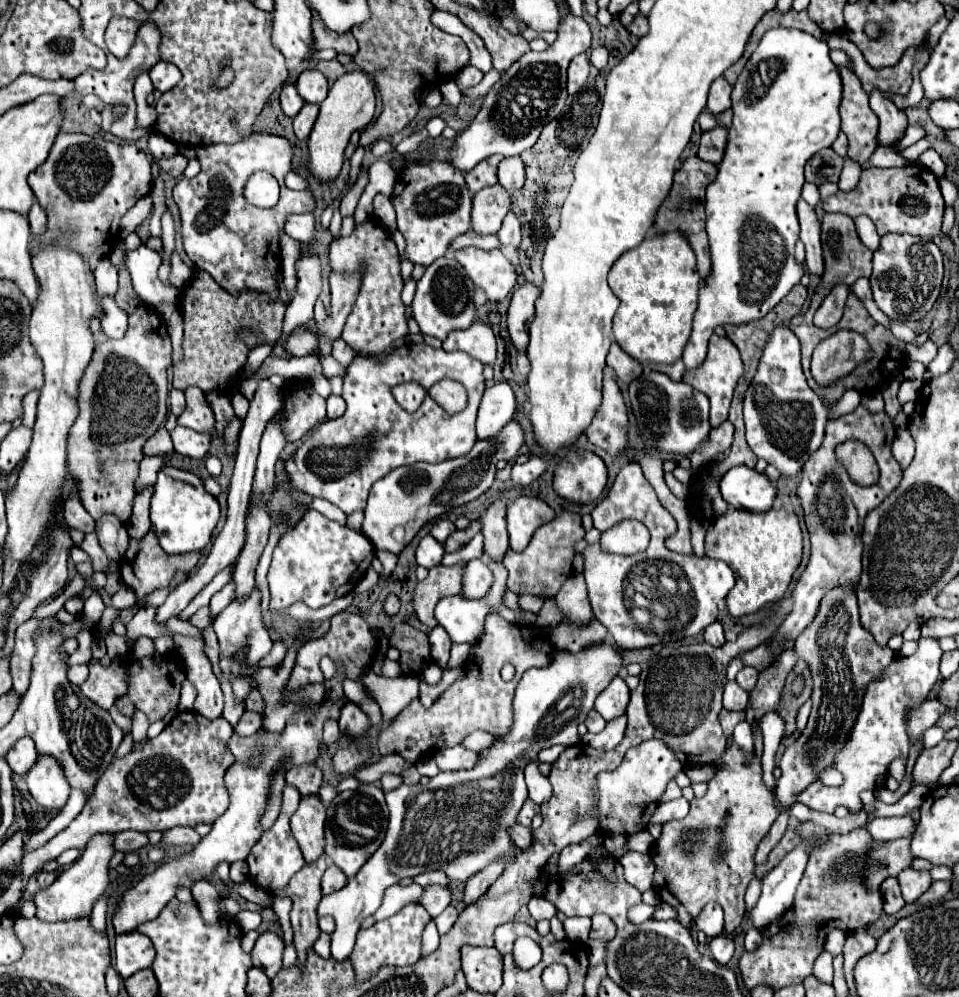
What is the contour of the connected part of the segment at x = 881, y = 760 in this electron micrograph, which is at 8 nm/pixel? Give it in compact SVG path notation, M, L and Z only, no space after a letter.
M920 638L918 650L912 656L894 660L888 666L888 672L884 672L882 680L872 682L872 686L868 686L860 716L852 730L852 738L848 740L848 746L844 746L844 750L836 754L836 762L834 762L834 768L844 774L844 784L840 788L830 788L830 786L824 786L822 782L814 782L814 786L808 786L808 790L800 794L798 802L802 802L804 806L812 810L820 810L828 814L832 814L838 804L848 806L850 812L860 812L862 808L860 792L880 788L884 784L888 764L898 756L908 758L912 744L908 742L904 716L906 716L908 706L916 706L924 702L932 686L938 682L940 656L942 656L942 650L938 644L938 638L936 640Z

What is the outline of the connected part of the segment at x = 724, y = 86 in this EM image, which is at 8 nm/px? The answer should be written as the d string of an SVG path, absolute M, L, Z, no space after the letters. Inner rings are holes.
M722 76L718 80L714 80L710 86L710 94L708 94L708 110L712 114L720 114L720 112L728 110L730 108L730 92L732 92L732 86Z

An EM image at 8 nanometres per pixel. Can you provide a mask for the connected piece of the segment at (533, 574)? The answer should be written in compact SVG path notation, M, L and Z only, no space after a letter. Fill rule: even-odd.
M562 512L552 522L540 526L530 544L522 552L508 550L504 556L504 566L508 568L508 588L516 594L536 594L540 598L552 598L572 574L572 558L574 558L574 544L584 538L584 528L580 524L580 514Z

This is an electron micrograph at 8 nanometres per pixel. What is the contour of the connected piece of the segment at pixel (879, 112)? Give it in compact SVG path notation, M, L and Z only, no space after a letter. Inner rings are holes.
M876 90L876 94L870 96L870 108L880 118L878 144L880 146L900 144L900 140L902 140L902 136L906 132L906 126L908 126L906 114L902 110L898 110L890 100L886 100L880 90Z

